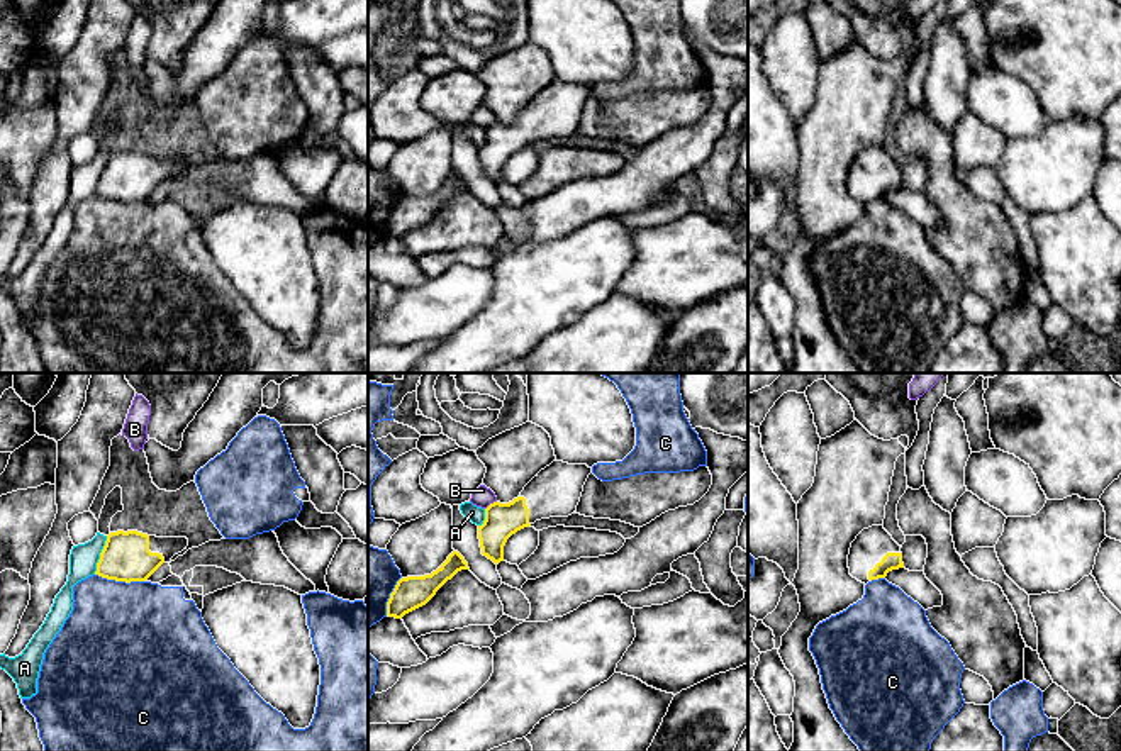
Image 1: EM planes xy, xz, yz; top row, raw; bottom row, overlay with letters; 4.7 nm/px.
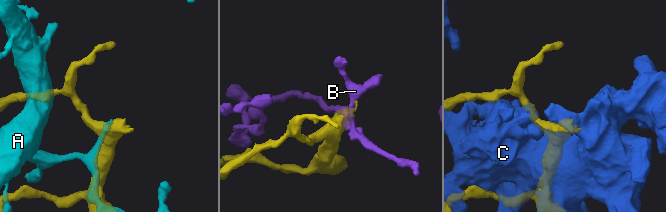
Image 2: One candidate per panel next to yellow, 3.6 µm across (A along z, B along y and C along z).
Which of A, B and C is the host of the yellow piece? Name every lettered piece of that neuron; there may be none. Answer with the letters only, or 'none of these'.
none of these

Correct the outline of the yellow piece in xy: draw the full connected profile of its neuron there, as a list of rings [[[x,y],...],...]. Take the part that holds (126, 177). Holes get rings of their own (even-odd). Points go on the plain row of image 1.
[[[137,151],[107,156],[95,195],[115,202],[146,202],[163,183],[187,170],[187,158],[156,158]]]

